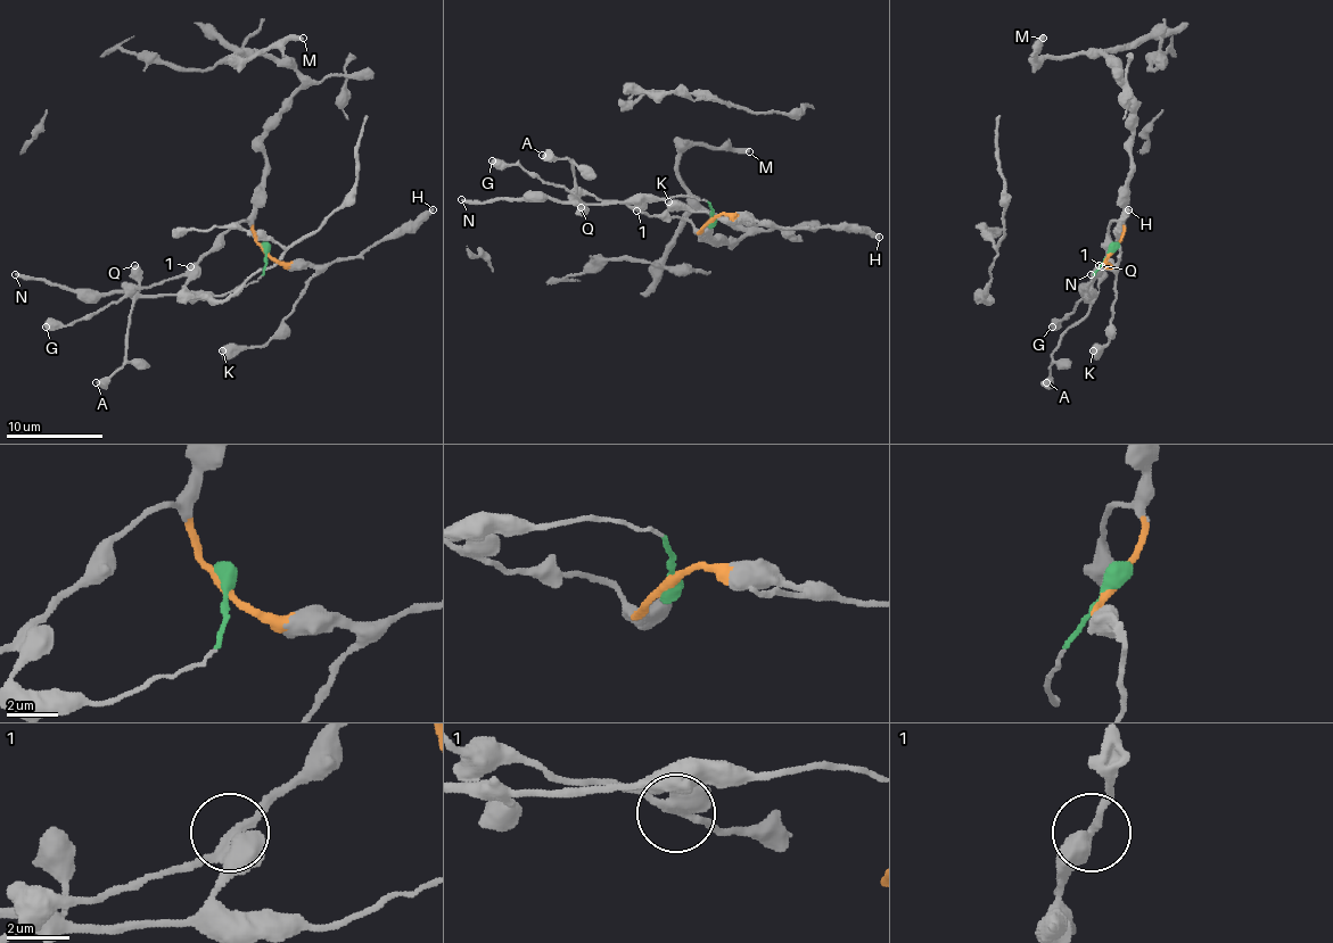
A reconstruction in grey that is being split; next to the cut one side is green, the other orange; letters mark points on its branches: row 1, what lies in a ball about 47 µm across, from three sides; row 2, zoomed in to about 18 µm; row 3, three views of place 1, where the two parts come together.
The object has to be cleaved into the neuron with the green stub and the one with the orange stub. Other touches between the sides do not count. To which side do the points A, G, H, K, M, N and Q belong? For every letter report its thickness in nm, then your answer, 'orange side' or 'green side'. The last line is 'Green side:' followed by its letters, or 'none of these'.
A: calibre 600 nm; green side
G: calibre 650 nm; orange side
H: calibre 380 nm; orange side
K: calibre 650 nm; orange side
M: calibre 400 nm; orange side
N: calibre 280 nm; green side
Q: calibre 600 nm; green side
Green side: A, N, Q

